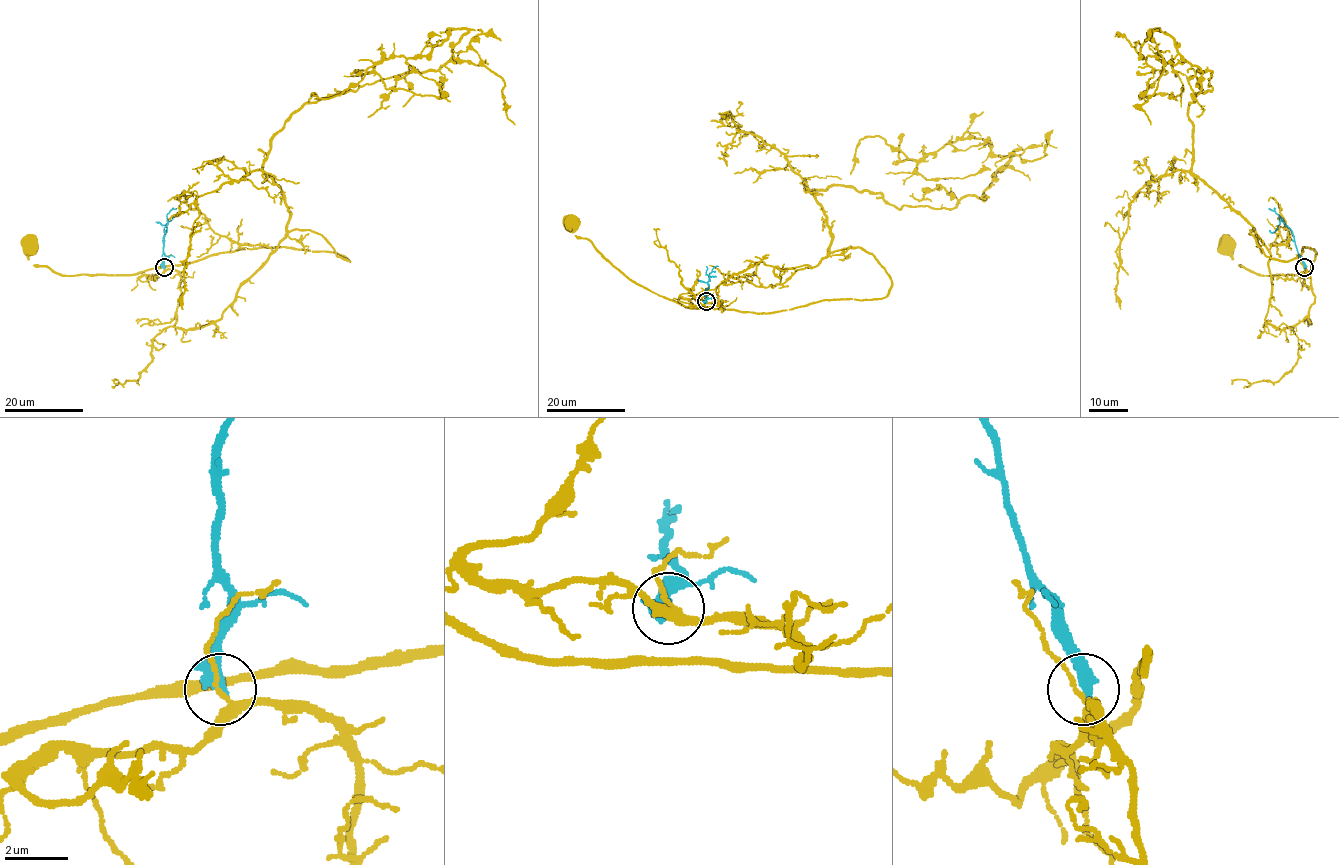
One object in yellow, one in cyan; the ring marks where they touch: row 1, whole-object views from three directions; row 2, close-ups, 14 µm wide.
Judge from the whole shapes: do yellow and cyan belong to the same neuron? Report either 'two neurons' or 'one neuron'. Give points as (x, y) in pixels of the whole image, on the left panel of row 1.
two neurons

